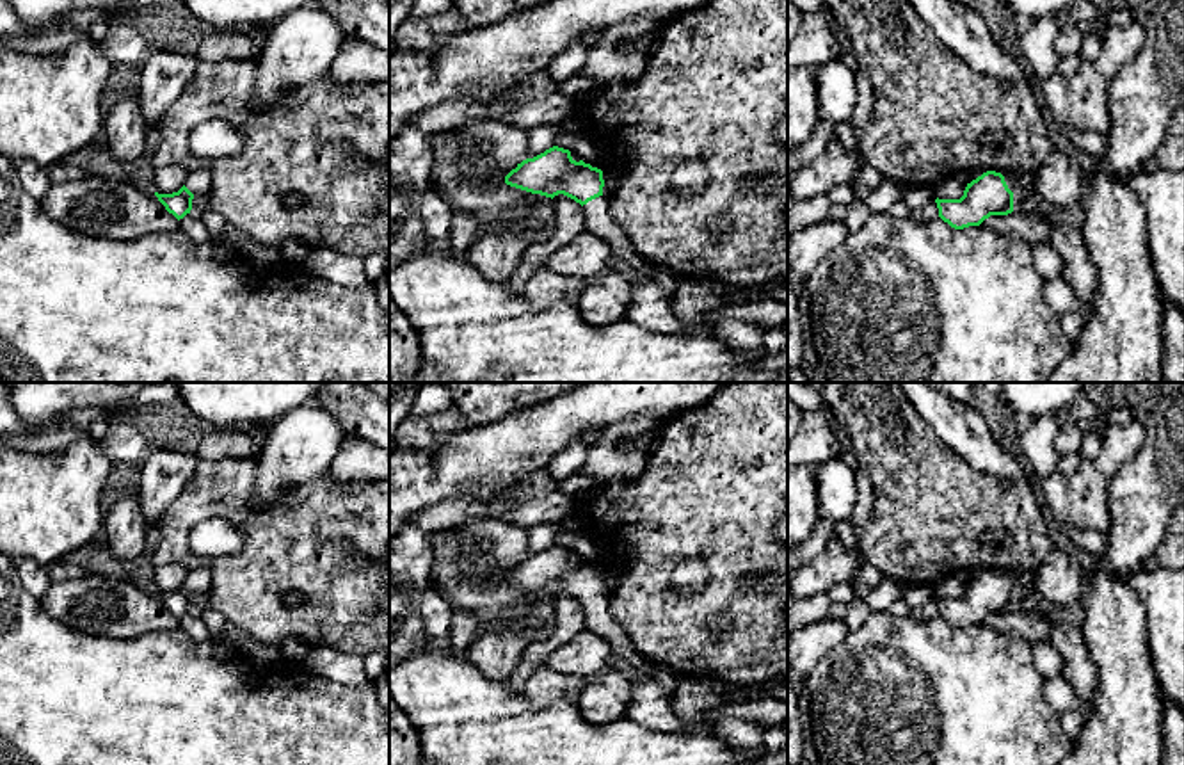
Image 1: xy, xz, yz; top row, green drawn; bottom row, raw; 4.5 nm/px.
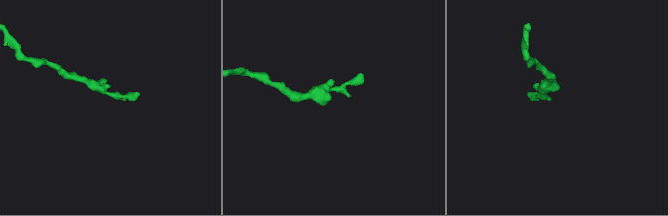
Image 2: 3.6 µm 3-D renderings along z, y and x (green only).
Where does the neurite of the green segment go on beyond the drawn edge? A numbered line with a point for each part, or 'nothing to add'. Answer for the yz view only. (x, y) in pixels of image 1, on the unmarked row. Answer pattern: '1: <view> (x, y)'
1: yz (1012, 580)

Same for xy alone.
1: xy (198, 580)

